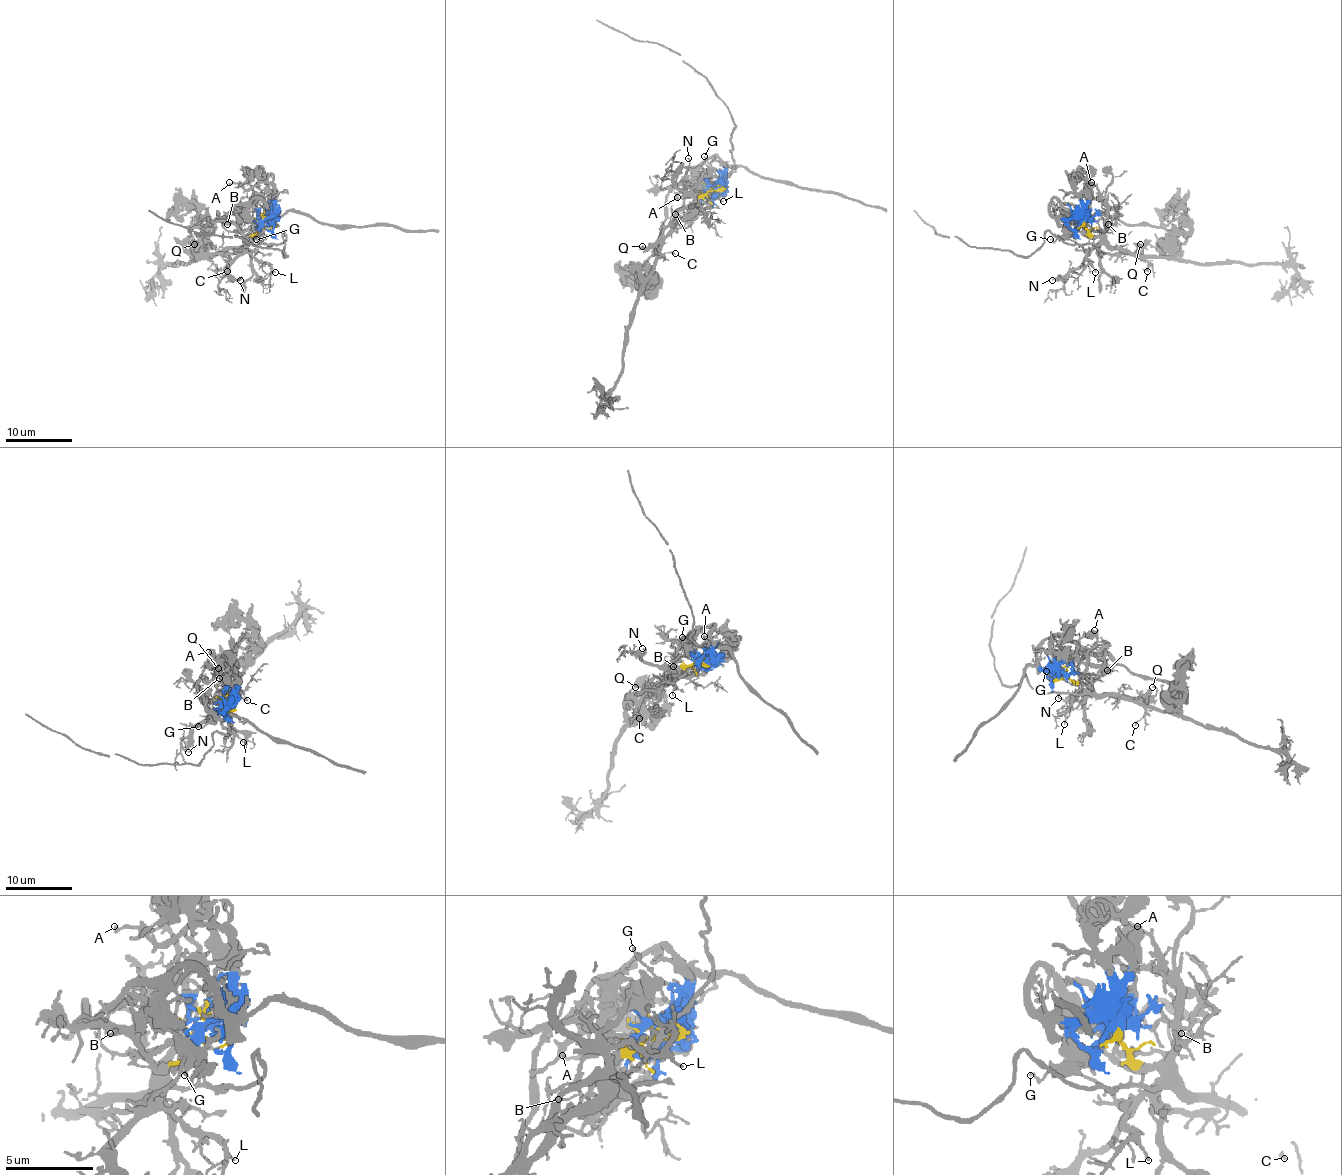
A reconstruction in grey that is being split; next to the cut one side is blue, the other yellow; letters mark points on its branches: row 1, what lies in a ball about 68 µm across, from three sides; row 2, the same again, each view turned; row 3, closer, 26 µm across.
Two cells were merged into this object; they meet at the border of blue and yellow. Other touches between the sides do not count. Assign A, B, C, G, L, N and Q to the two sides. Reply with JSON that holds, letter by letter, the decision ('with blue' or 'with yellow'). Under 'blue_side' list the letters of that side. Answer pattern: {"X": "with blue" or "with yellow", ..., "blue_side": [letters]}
{"A": "with blue", "B": "with yellow", "C": "with yellow", "G": "with blue", "L": "with yellow", "N": "with yellow", "Q": "with yellow", "blue_side": ["A", "G"]}

